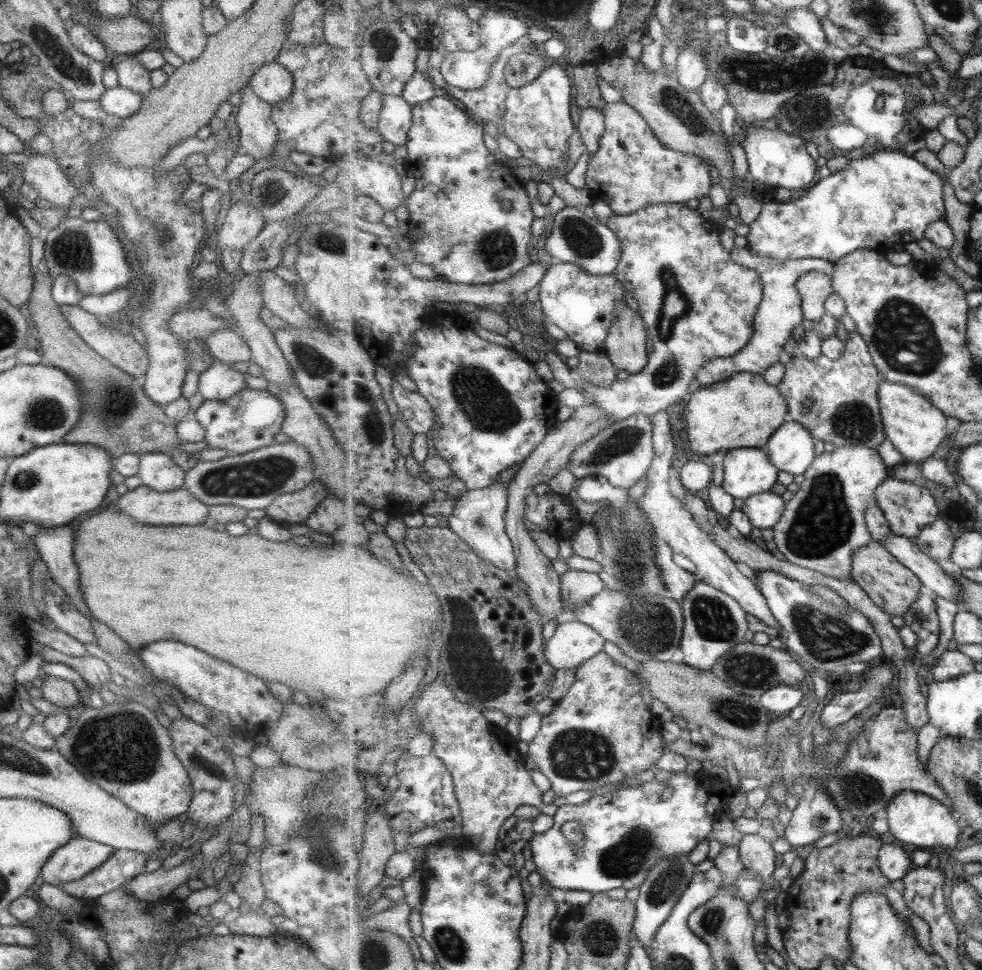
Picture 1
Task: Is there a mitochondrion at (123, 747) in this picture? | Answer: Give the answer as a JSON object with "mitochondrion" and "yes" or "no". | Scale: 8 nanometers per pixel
{"mitochondrion":"yes"}

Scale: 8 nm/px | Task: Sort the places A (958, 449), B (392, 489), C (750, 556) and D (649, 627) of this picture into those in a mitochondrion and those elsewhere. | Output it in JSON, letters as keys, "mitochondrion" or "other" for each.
{"A":"other","B":"other","C":"other","D":"mitochondrion"}

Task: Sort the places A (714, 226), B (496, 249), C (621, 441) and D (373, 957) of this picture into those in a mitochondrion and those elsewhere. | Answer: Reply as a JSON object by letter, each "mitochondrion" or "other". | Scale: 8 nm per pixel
{"A":"other","B":"mitochondrion","C":"mitochondrion","D":"mitochondrion"}

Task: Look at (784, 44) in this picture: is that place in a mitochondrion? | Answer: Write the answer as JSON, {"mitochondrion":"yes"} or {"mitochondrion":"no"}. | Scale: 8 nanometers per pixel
{"mitochondrion":"yes"}

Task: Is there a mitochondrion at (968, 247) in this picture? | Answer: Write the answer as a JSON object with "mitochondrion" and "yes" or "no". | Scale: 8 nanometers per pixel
{"mitochondrion":"no"}

